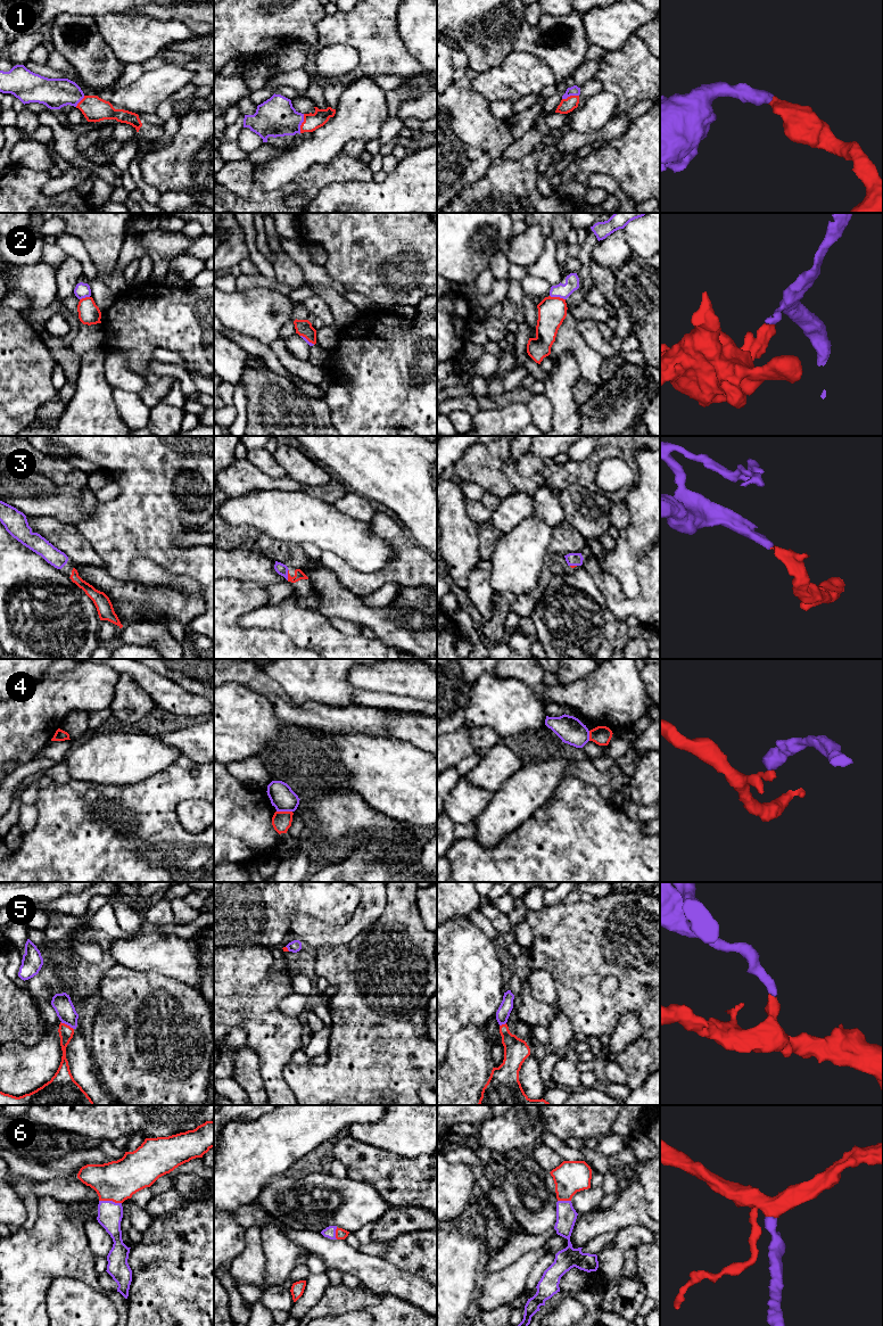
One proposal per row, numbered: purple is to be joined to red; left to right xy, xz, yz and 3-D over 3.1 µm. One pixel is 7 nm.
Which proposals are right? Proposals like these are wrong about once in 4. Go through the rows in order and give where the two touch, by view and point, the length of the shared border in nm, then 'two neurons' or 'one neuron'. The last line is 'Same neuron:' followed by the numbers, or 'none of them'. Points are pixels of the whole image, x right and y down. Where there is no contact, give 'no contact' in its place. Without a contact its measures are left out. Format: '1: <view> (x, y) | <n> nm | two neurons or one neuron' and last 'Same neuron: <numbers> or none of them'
1: xz (302, 123) | 140 nm | one neuron
2: yz (558, 297) | 120 nm | two neurons
3: xz (288, 575) | 80 nm | one neuron
4: xz (285, 812) | 110 nm | two neurons
5: xy (67, 1026) | 110 nm | two neurons
6: xy (110, 1200) | 160 nm | one neuron
Same neuron: 1, 3, 6

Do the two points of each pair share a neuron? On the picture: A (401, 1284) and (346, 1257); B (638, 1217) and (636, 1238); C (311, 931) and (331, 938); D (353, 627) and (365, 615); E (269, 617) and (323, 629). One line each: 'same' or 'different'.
A: same
B: different
C: same
D: different
E: same

